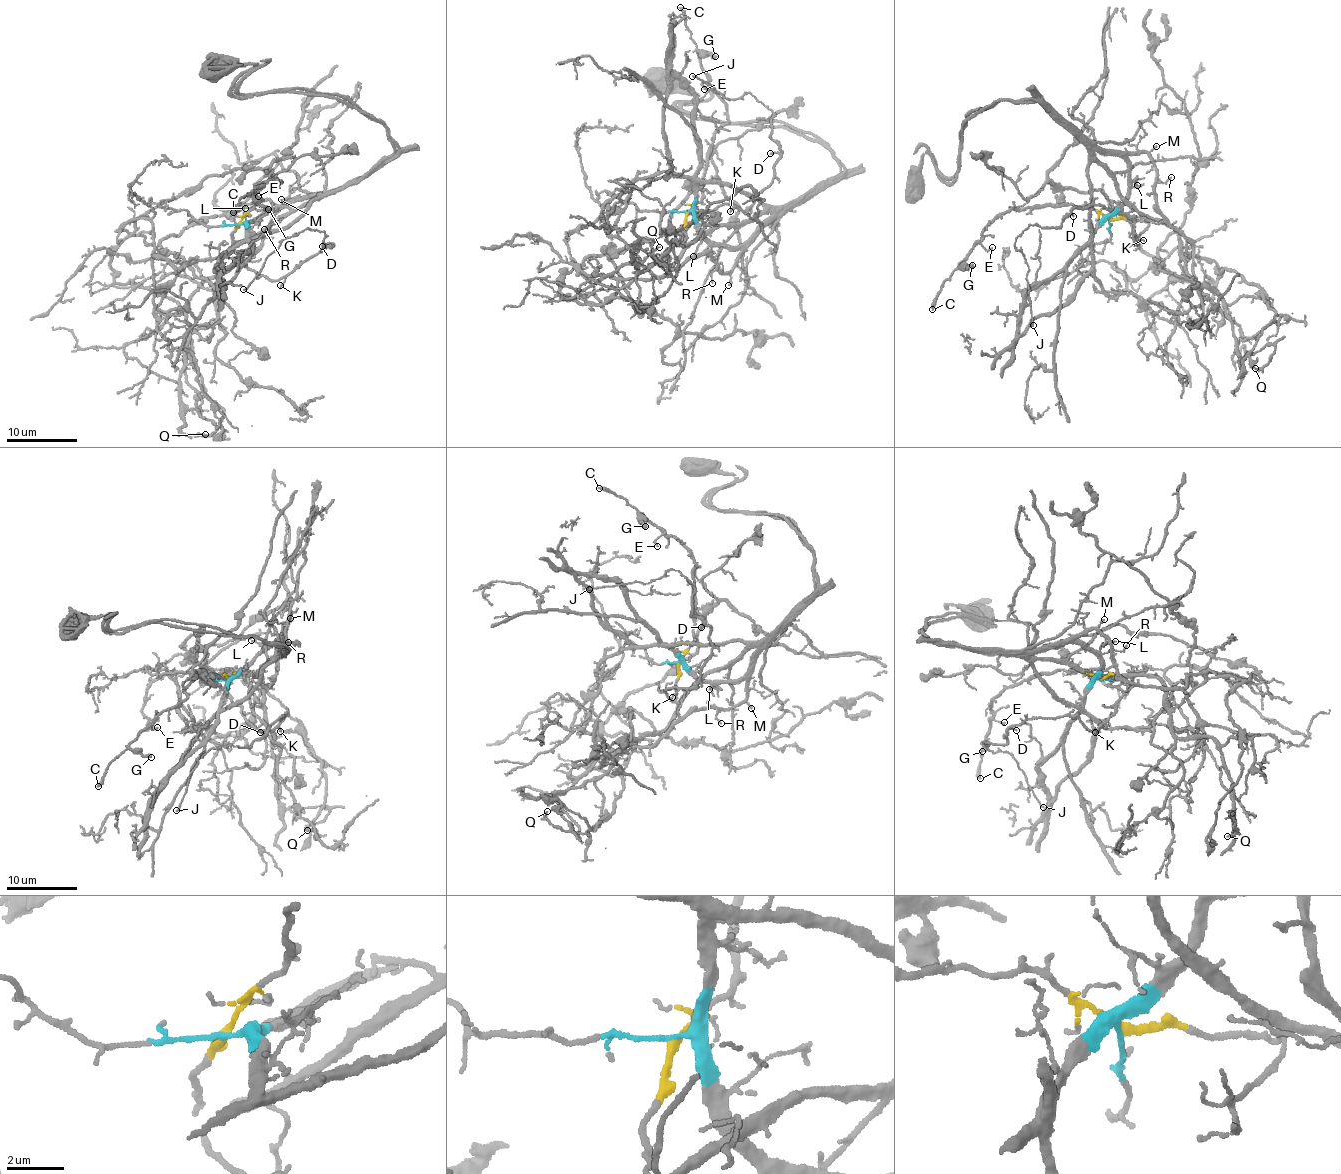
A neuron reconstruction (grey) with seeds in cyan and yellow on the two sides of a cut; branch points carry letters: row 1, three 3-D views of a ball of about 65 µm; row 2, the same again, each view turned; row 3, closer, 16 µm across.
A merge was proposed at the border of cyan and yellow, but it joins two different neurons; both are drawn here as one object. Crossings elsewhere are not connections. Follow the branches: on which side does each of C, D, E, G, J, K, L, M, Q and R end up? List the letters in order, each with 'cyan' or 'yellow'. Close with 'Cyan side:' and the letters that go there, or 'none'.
C: yellow
D: yellow
E: yellow
G: yellow
J: yellow
K: yellow
L: cyan
M: cyan
Q: yellow
R: cyan
Cyan side: L, M, R

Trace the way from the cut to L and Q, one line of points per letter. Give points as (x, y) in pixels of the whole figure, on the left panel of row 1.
L: (238, 225), (255, 220), (262, 213), (250, 206), (244, 208)
Q: (238, 223), (219, 266), (217, 317), (188, 339), (179, 378), (179, 396), (215, 429), (205, 434)

